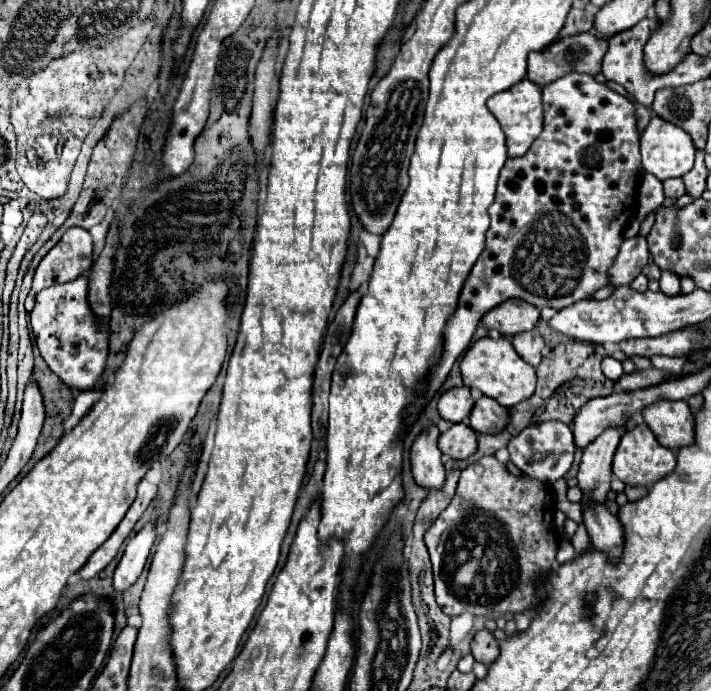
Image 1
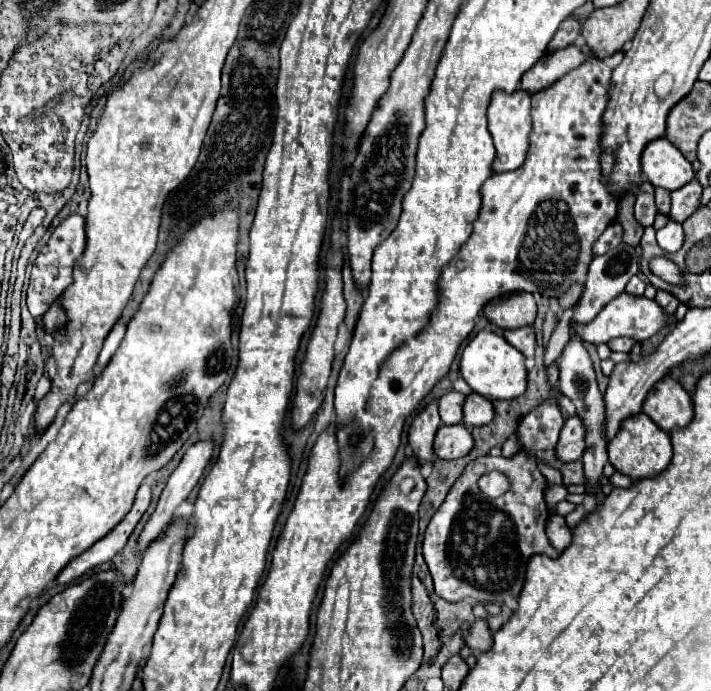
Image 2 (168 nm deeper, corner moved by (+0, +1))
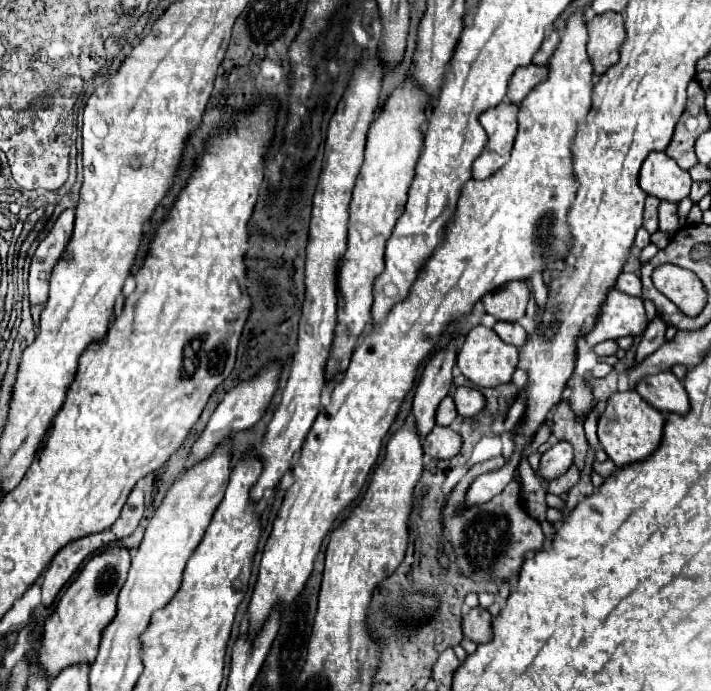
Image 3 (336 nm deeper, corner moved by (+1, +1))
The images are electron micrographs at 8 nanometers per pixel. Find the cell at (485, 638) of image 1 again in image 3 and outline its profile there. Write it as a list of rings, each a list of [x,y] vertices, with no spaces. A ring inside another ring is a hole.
[[[473,607],[463,615],[463,635],[475,643],[487,643],[491,639],[491,615],[487,609]]]

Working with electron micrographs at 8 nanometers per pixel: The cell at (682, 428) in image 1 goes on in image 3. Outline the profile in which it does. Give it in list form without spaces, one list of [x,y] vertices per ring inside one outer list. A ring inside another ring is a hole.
[[[671,371],[659,375],[647,375],[645,379],[639,379],[635,389],[647,403],[651,403],[661,413],[683,415],[689,411],[689,399],[685,387]]]

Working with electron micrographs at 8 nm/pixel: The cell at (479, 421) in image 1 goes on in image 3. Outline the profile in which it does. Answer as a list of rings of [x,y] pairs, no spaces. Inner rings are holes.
[[[457,387],[453,399],[455,399],[457,413],[461,417],[477,415],[483,409],[483,403],[485,403],[485,397],[475,387]]]

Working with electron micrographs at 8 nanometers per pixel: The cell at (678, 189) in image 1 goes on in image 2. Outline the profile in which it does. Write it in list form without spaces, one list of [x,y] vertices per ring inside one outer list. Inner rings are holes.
[[[664,187],[656,189],[656,207],[660,213],[668,213],[670,209],[670,193]]]

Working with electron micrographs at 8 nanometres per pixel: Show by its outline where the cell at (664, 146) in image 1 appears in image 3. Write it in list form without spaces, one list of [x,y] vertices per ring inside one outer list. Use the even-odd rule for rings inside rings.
[[[651,153],[639,171],[641,189],[661,201],[679,203],[689,195],[691,183],[691,175],[665,153]]]

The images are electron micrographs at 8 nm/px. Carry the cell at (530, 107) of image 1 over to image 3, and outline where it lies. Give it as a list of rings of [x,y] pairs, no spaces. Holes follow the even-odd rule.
[[[501,101],[499,105],[481,113],[479,121],[487,133],[487,145],[473,161],[473,179],[487,179],[509,161],[517,127],[517,111],[517,105]]]

